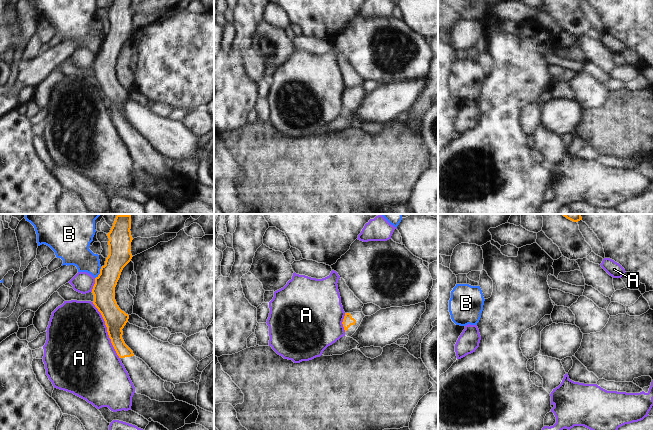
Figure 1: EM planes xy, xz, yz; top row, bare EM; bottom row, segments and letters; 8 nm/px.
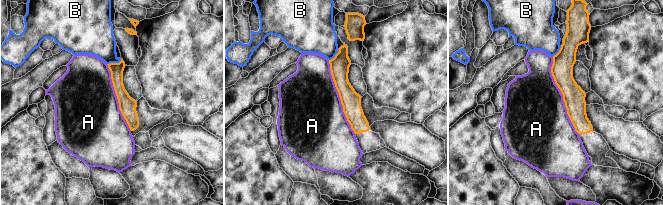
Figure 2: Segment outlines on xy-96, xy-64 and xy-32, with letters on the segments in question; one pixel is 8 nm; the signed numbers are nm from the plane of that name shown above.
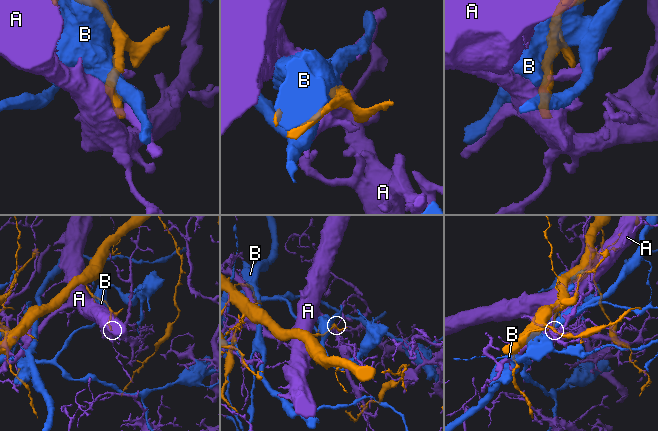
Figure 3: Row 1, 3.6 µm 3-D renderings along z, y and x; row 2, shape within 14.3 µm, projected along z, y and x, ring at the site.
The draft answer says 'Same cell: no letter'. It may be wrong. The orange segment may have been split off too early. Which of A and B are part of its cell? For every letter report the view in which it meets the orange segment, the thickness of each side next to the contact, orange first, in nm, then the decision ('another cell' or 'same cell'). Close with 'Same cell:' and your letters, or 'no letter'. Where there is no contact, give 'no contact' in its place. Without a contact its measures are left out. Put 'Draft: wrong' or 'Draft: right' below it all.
A: xy | 180/500 nm | another cell
B: xy | 180/200 nm | another cell
Same cell: no letter
Draft: right

